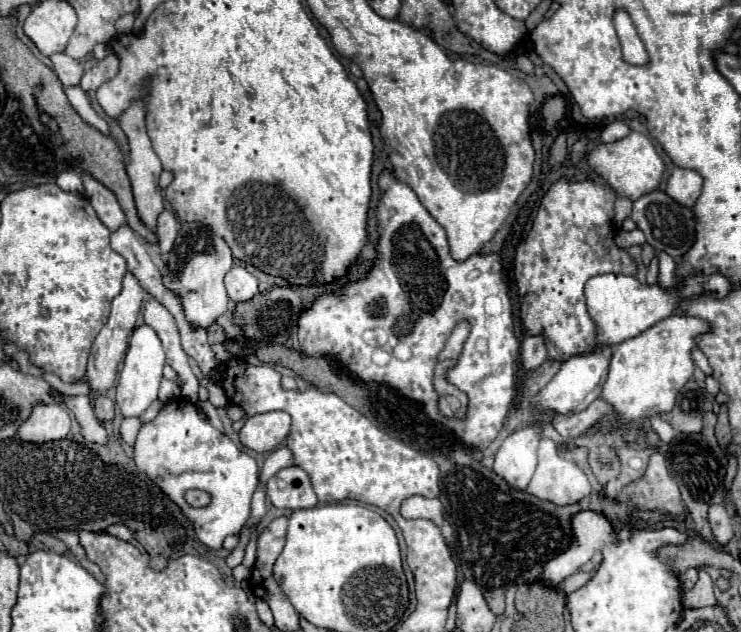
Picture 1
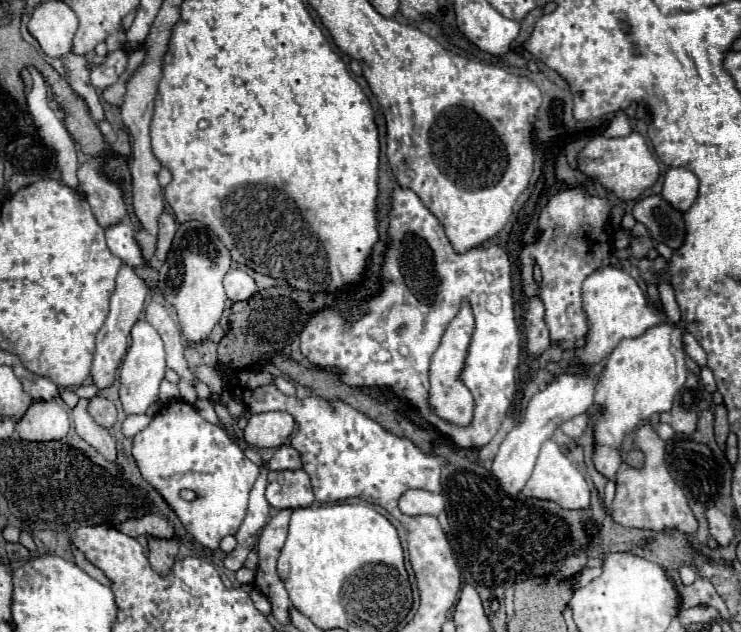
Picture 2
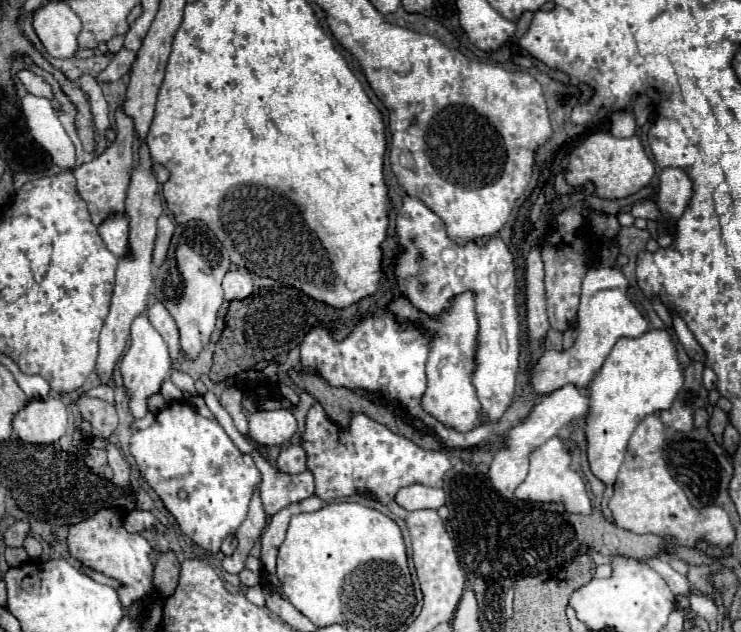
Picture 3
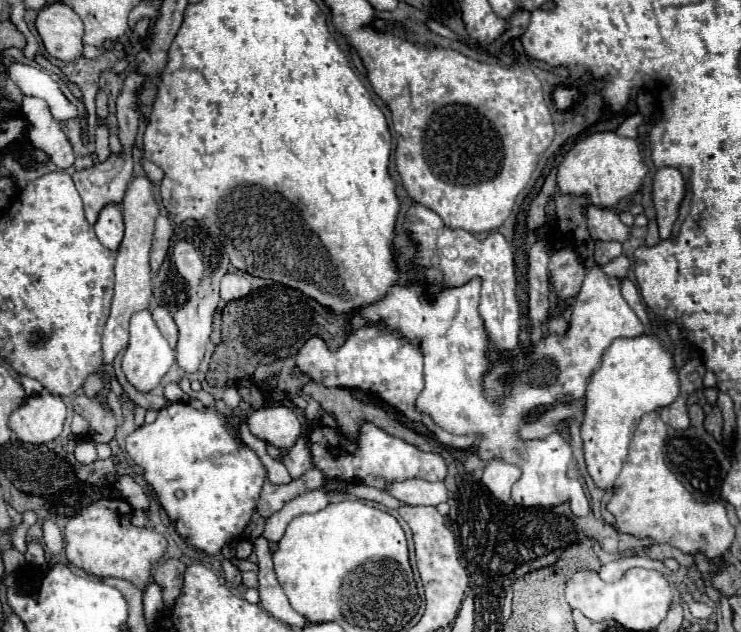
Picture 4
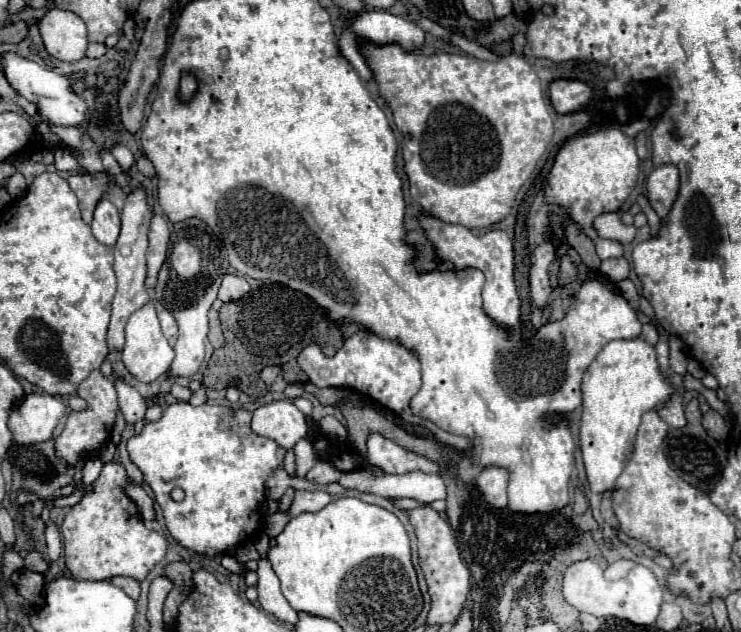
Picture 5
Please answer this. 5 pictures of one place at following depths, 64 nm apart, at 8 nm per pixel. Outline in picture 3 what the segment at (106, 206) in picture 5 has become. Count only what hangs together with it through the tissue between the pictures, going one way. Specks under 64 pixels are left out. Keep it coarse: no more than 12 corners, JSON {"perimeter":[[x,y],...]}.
{"perimeter":[[110,216],[100,230],[114,256],[126,258],[130,224],[126,216]]}

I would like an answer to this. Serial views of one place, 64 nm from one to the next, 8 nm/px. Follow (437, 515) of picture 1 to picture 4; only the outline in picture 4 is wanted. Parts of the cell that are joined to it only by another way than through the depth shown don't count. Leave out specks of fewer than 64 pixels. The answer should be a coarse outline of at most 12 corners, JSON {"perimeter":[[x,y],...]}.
{"perimeter":[[422,478],[390,484],[408,506],[446,502],[444,482]]}

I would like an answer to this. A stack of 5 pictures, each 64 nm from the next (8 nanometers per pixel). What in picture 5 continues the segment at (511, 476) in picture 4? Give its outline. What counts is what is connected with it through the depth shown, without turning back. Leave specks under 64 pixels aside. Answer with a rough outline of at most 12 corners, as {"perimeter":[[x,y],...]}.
{"perimeter":[[488,466],[476,486],[494,508],[506,508],[508,470]]}

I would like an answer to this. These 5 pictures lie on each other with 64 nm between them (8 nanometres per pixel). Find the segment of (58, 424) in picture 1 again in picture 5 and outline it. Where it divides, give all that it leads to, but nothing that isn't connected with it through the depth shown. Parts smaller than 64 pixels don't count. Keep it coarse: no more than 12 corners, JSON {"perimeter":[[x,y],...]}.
{"perimeter":[[36,390],[10,412],[18,444],[52,438],[66,406]]}

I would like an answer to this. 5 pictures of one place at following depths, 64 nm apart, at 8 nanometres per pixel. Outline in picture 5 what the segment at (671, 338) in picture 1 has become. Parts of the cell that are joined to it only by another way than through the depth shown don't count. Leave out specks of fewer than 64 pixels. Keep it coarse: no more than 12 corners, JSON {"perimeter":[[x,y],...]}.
{"perimeter":[[642,336],[602,348],[582,380],[580,448],[614,488],[640,416],[674,388]]}

